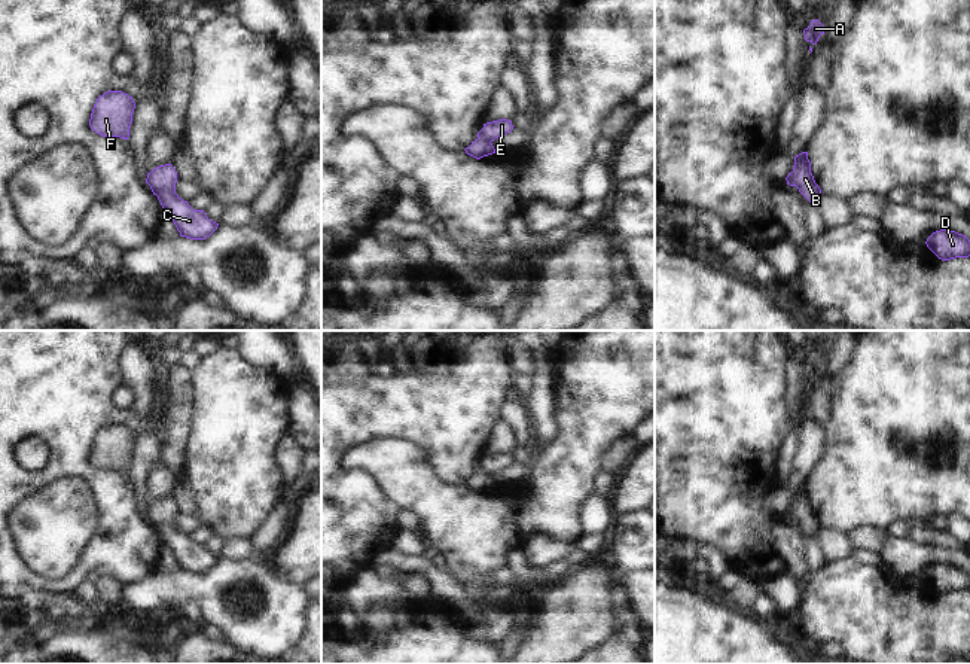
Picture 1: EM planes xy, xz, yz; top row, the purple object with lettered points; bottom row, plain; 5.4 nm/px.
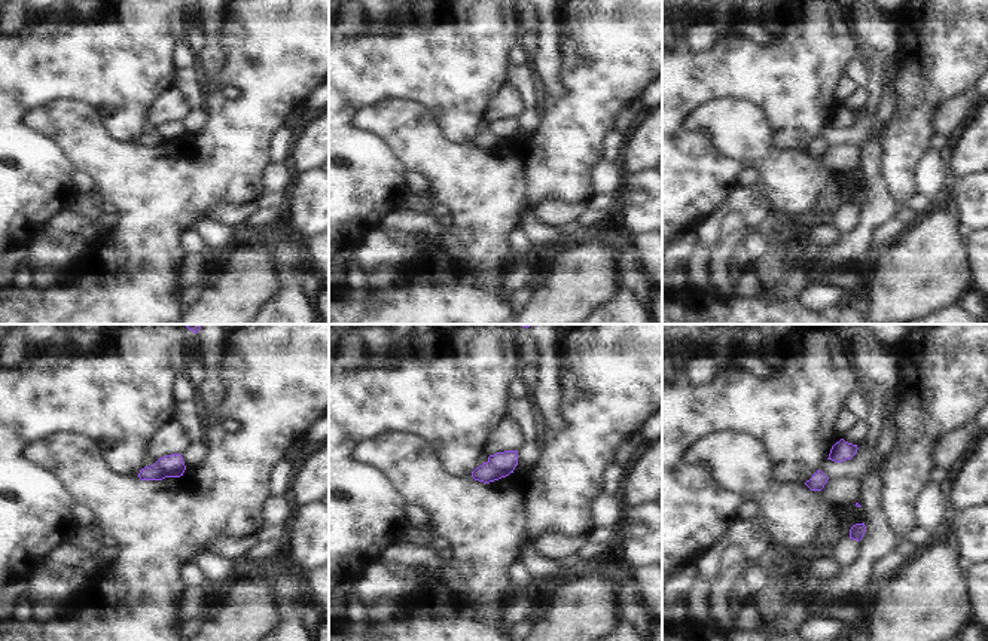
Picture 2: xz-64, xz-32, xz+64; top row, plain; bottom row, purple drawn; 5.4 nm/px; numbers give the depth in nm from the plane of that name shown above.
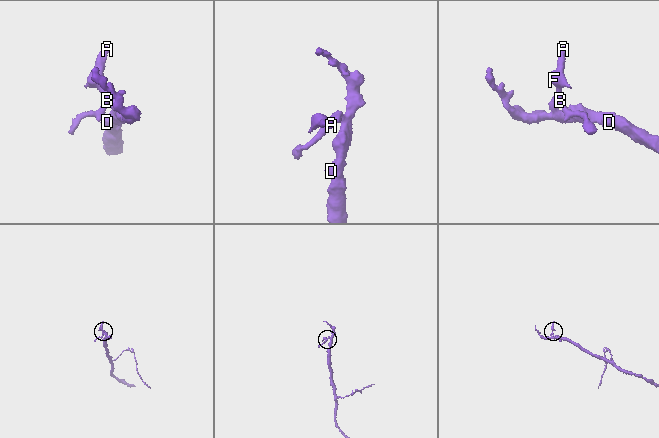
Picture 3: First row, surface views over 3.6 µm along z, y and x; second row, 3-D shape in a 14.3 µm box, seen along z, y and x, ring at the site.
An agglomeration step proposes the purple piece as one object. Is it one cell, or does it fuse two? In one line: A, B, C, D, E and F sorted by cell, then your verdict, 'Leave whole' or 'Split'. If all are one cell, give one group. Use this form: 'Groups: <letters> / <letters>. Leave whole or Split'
Groups: A B F / C D E. Split

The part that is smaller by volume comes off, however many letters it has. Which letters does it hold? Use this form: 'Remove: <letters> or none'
Remove: A, B, F

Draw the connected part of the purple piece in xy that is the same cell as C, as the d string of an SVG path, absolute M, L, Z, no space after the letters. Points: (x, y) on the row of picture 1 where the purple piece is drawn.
M171 164L153 168L146 182L158 197L162 211L173 219L180 237L205 240L217 229L219 223L210 220L204 210L193 210L176 194L177 171Z

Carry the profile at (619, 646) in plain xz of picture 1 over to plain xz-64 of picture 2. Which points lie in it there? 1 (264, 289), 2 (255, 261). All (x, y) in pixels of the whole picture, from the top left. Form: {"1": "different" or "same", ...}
{"1": "different", "2": "different"}

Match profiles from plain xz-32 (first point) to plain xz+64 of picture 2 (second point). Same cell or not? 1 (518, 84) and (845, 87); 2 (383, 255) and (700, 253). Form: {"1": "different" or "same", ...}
{"1": "different", "2": "same"}

